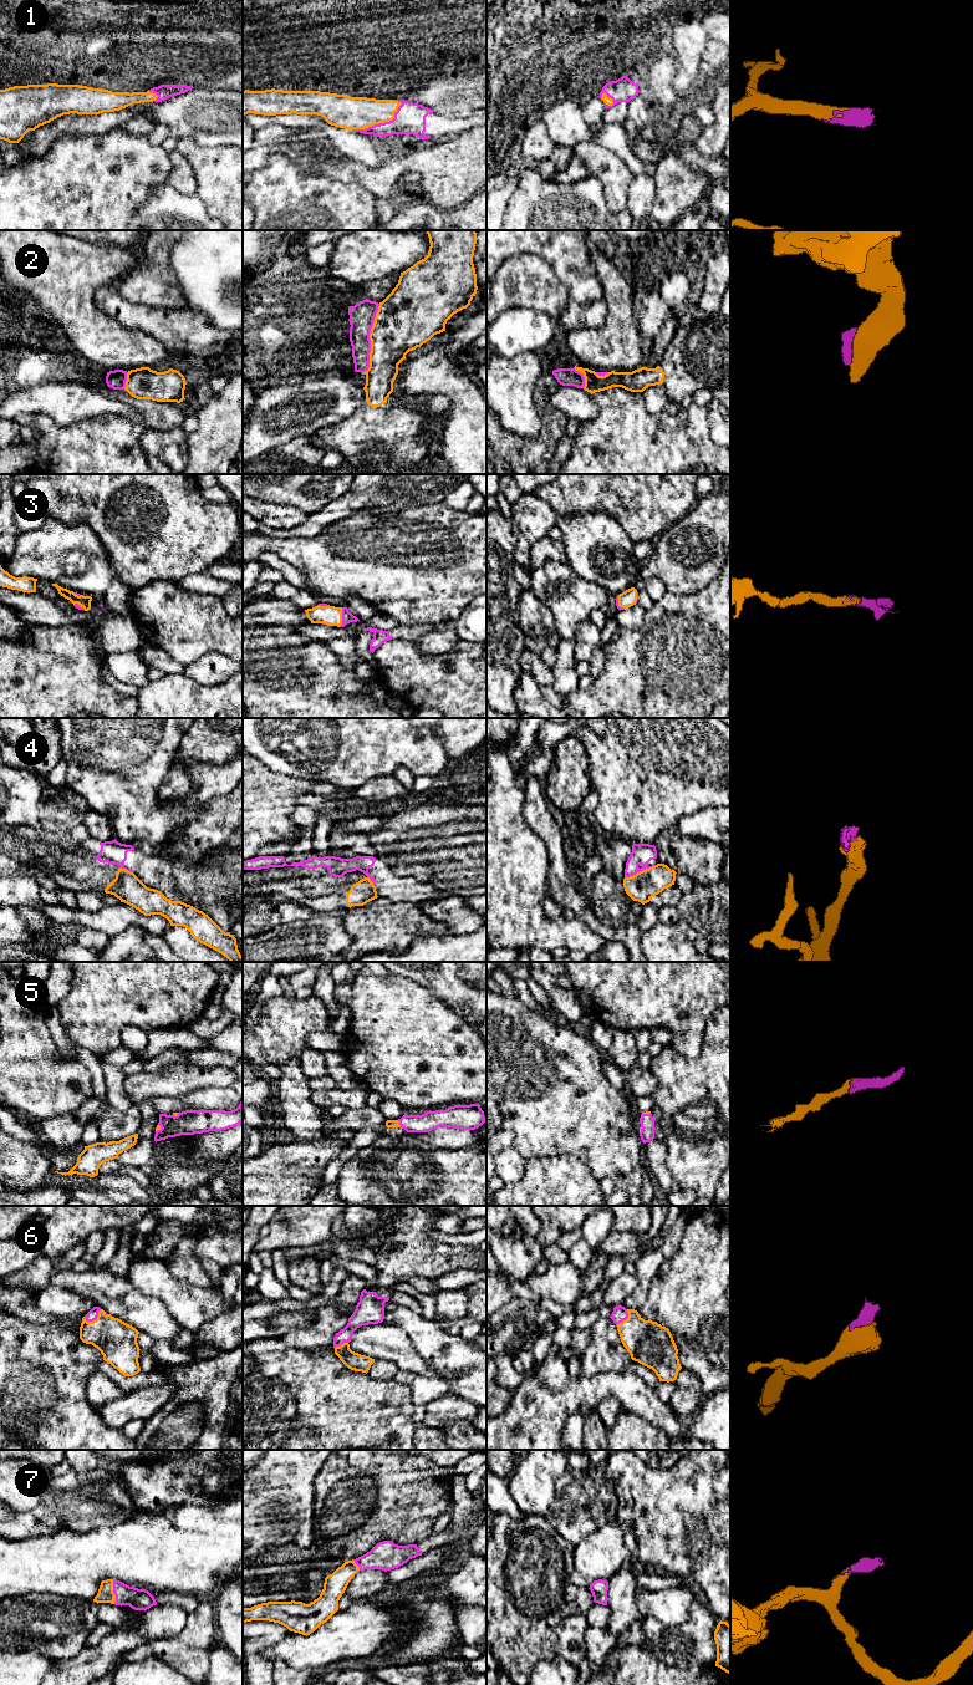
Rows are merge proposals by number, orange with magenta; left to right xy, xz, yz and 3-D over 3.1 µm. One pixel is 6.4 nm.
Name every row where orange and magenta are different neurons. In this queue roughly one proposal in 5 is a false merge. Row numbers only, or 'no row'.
2, 4

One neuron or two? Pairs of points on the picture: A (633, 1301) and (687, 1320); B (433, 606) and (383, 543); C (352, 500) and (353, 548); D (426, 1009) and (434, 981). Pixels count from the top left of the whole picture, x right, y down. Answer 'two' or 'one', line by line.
A: two
B: one
C: two
D: two

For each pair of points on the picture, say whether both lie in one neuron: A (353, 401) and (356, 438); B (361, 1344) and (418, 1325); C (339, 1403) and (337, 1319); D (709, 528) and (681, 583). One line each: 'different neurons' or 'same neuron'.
A: different neurons
B: different neurons
C: different neurons
D: same neuron

